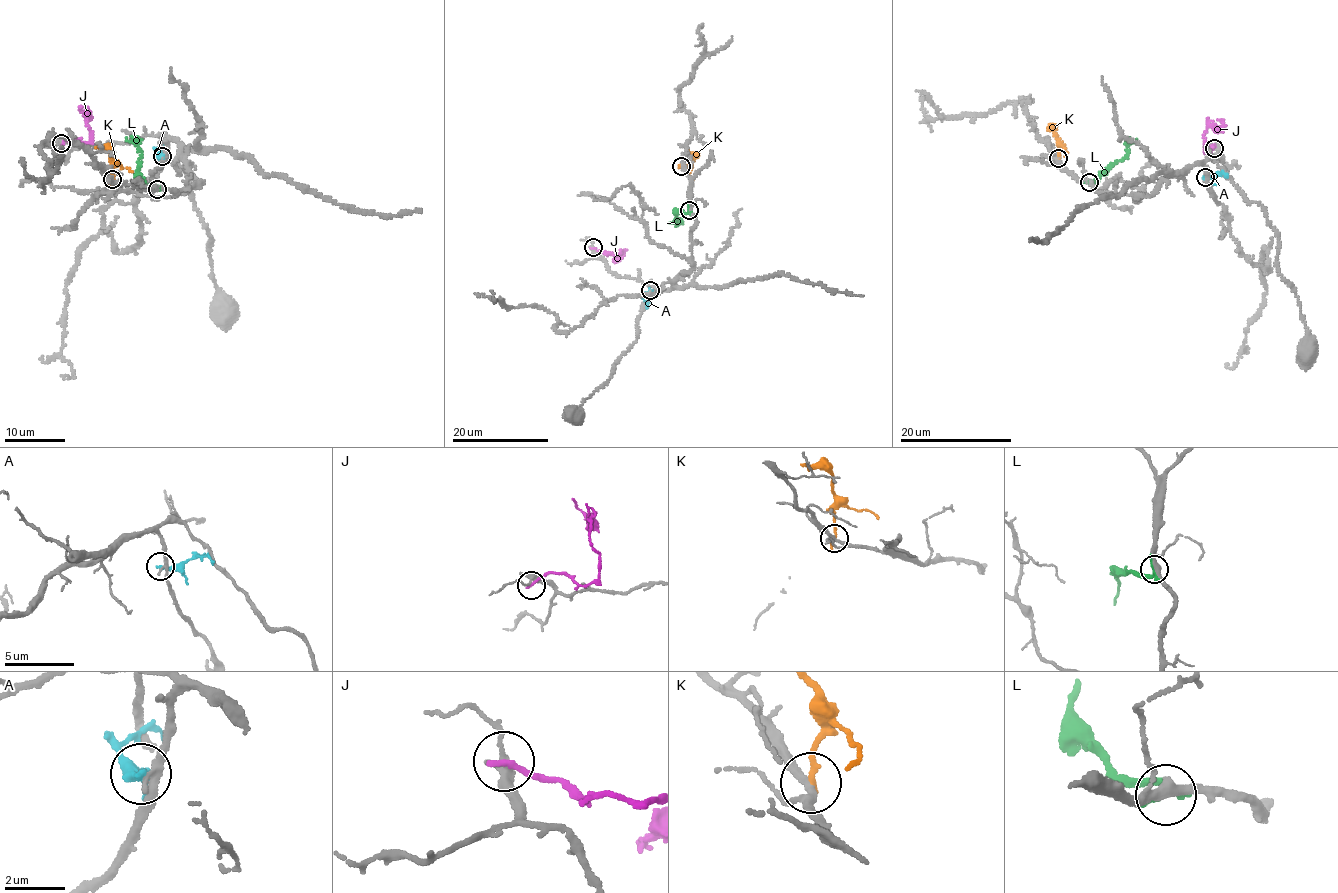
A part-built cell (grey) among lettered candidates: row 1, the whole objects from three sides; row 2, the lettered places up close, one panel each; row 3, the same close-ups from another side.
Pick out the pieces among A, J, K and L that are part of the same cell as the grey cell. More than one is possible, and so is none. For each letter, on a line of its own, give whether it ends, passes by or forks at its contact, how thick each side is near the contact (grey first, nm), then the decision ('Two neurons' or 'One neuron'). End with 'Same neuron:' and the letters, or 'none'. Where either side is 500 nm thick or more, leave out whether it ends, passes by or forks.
A: It ends there. Thickness 180 nm (grey) against 240 nm. Two neurons
J: It ends there. Thickness 150 nm (grey) against 200 nm. Two neurons
K: It ends there. Thickness 190 nm (grey) against 240 nm. Two neurons
L: It ends there. Thickness 280 nm (grey) against 280 nm. Two neurons
Same neuron: none

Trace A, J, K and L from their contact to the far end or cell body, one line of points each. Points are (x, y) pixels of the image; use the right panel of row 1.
A: (1205, 178), (1217, 174), (1226, 176)
J: (1214, 147), (1205, 151), (1205, 128), (1224, 124), (1218, 118)
K: (1059, 159), (1060, 141), (1052, 124)
L: (1089, 182), (1099, 179), (1127, 154), (1130, 142), (1135, 139)

